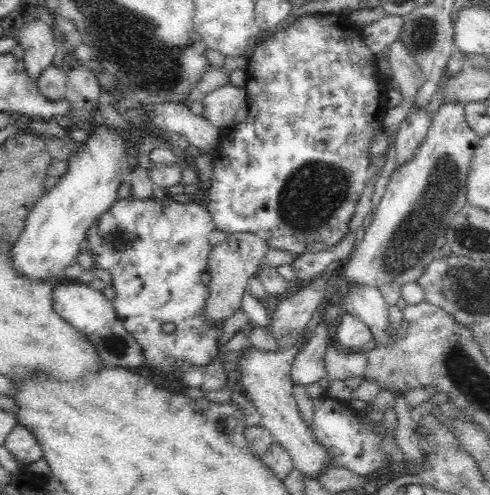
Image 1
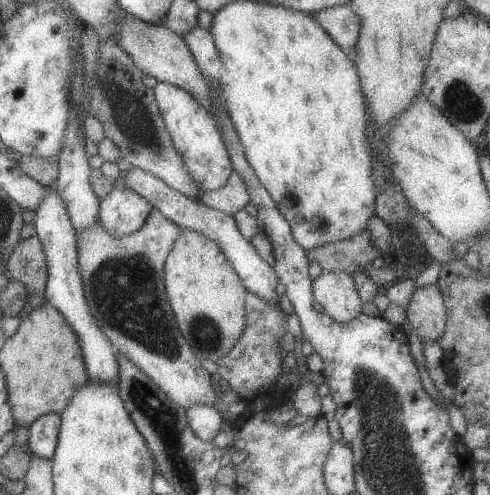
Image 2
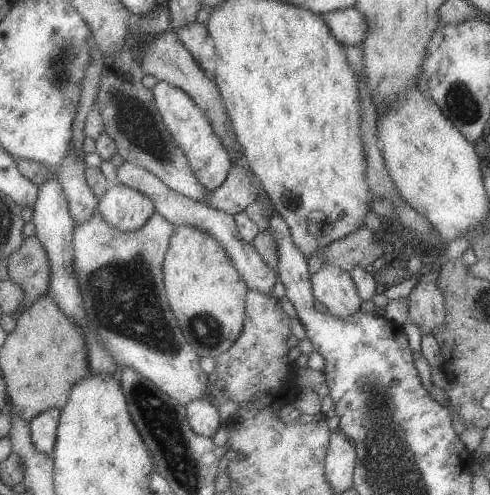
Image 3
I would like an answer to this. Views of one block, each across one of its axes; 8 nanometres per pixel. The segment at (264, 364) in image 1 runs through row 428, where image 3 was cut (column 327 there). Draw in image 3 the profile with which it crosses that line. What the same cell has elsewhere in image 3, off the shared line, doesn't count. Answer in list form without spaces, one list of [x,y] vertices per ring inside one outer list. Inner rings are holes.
[[[323,266],[317,274],[313,274],[311,290],[315,300],[319,300],[327,308],[327,314],[335,318],[349,318],[359,312],[361,298],[353,278],[337,266]]]

